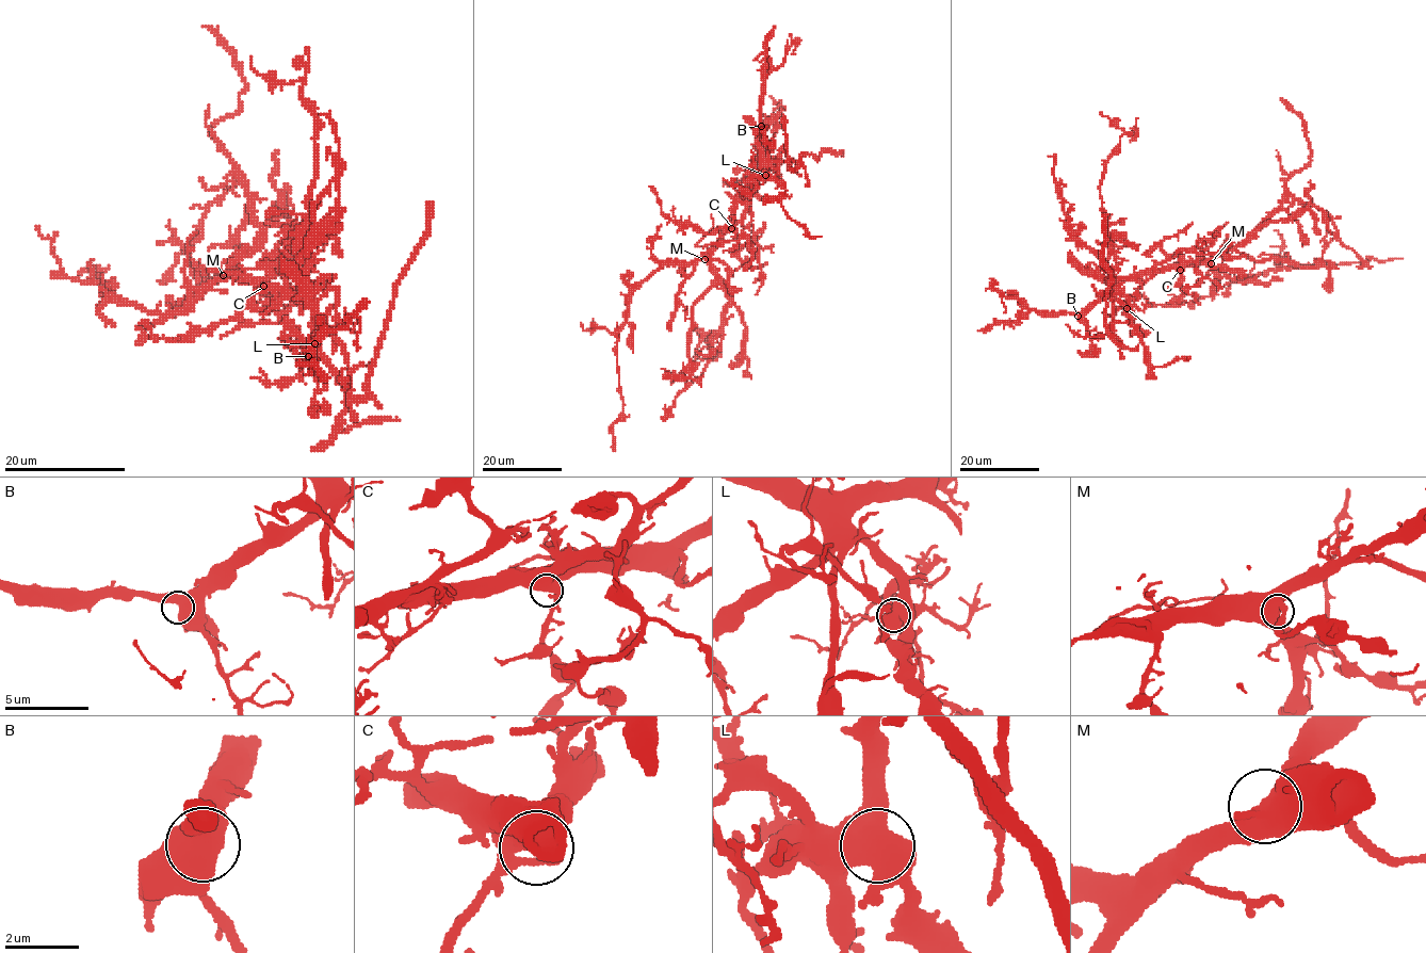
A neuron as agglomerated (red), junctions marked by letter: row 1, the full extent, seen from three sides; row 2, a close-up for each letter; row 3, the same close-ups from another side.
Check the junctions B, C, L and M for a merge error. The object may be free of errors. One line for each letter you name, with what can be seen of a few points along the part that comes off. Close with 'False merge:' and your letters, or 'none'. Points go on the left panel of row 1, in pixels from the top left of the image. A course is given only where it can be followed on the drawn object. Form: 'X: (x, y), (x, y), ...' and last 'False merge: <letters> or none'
False merge: none

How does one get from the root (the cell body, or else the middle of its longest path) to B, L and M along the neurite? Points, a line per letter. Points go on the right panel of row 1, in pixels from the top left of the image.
B: (1176, 265), (1167, 270), (1146, 270), (1123, 278), (1078, 316)
L: (1176, 265), (1167, 270), (1146, 270), (1123, 278), (1116, 287), (1129, 300), (1127, 308)
M: (1176, 265), (1211, 263)

